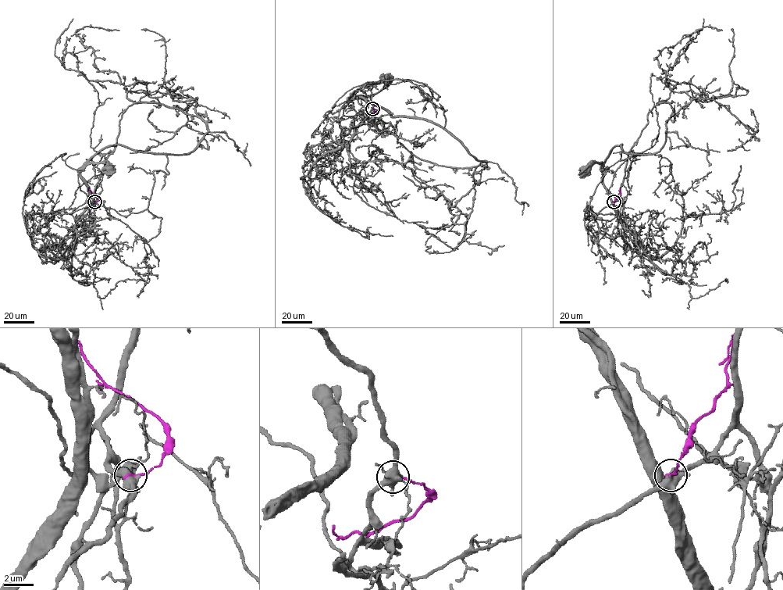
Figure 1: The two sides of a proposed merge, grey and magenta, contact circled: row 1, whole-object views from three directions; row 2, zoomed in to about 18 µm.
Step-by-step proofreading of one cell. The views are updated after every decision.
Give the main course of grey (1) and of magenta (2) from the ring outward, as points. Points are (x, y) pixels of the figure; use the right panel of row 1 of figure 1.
1: (613, 202), (621, 197), (622, 201), (618, 201), (603, 184), (600, 162), (594, 162), (585, 169)
2: (613, 202), (618, 191)

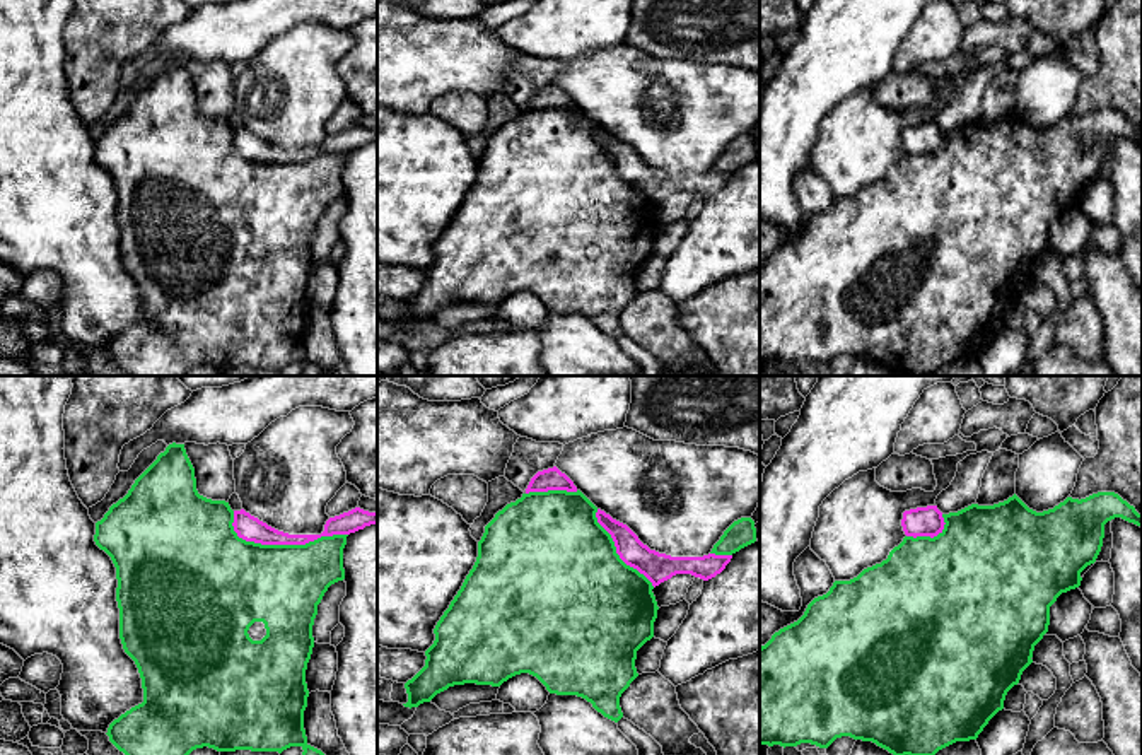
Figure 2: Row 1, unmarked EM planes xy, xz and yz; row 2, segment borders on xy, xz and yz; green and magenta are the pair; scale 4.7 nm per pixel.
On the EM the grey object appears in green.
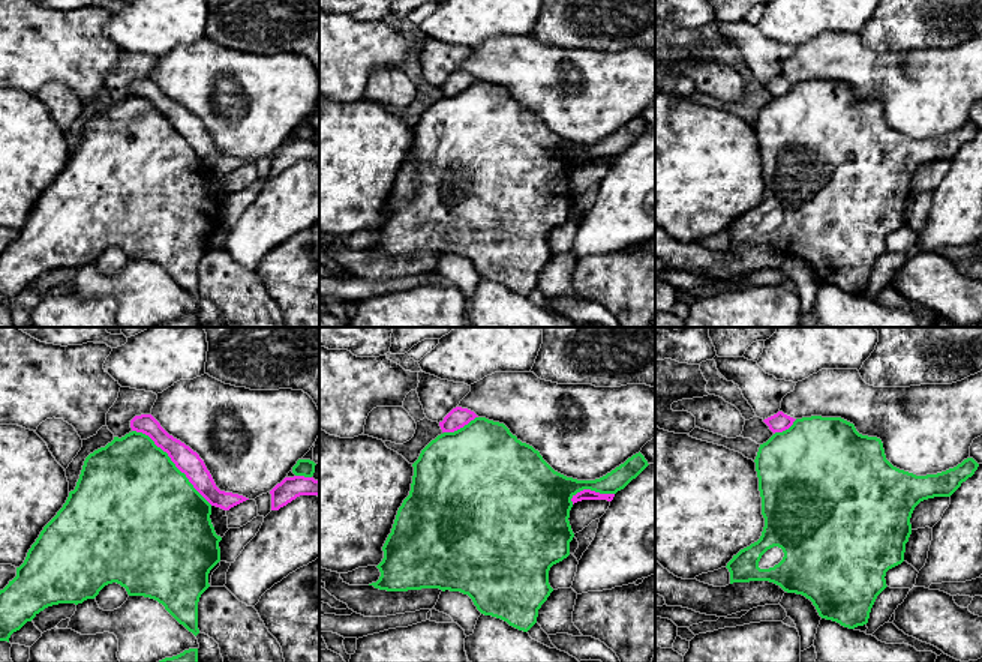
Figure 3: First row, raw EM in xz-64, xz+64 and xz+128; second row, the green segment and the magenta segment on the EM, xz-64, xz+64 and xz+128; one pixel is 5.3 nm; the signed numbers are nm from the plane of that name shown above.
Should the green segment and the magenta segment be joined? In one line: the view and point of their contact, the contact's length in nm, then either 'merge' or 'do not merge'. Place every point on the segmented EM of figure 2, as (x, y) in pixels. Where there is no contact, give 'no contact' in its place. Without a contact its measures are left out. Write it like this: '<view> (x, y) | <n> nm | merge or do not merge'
xy (287, 545) | 550 nm | do not merge

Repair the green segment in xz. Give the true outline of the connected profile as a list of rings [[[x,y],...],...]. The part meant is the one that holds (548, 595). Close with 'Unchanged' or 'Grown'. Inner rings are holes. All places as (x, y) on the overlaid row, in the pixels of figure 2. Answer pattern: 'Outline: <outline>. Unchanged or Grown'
Outline: [[[548,490],[522,494],[495,514],[478,541],[473,569],[434,629],[435,641],[425,651],[425,666],[405,683],[405,707],[430,702],[454,685],[500,687],[516,675],[529,673],[550,694],[582,697],[615,723],[623,717],[620,697],[638,676],[637,651],[654,637],[659,606],[652,582],[620,559],[596,512],[597,507],[580,490]]]. Unchanged

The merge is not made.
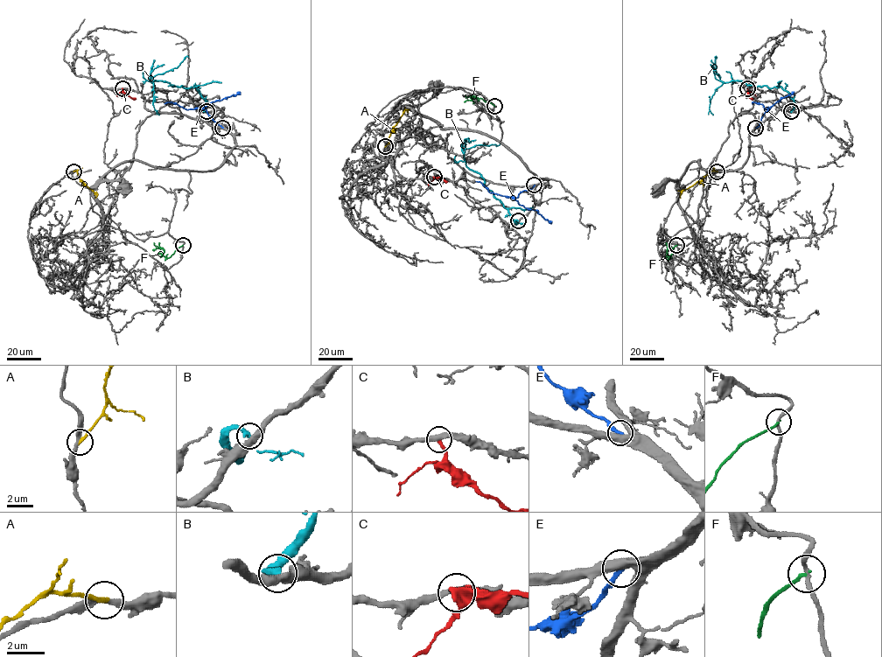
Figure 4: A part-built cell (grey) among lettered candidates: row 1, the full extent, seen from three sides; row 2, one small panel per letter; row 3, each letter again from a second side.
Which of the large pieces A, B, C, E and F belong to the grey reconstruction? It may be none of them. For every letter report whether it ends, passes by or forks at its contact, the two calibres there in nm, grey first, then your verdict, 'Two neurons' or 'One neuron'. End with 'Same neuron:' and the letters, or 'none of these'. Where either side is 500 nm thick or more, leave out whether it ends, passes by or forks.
A: It ends there. Thickness 280 nm (grey) against 240 nm. Two neurons
B: It ends there. Thickness 440 nm (grey) against 400 nm. Two neurons
C: It ends there. Thickness 360 nm (grey) against 240 nm. Two neurons
E: Thickness 500 nm (grey) against 240 nm. Two neurons
F: It ends there. Thickness 220 nm (grey) against 170 nm. Two neurons
Same neuron: none of these

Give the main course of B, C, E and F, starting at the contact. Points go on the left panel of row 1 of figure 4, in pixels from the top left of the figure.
B: (206, 111), (205, 100), (196, 87), (185, 88), (150, 80), (176, 68), (188, 57)
C: (122, 88), (136, 99)
E: (223, 128), (204, 107), (240, 92)
F: (183, 245), (168, 258), (162, 255), (162, 248), (154, 244)

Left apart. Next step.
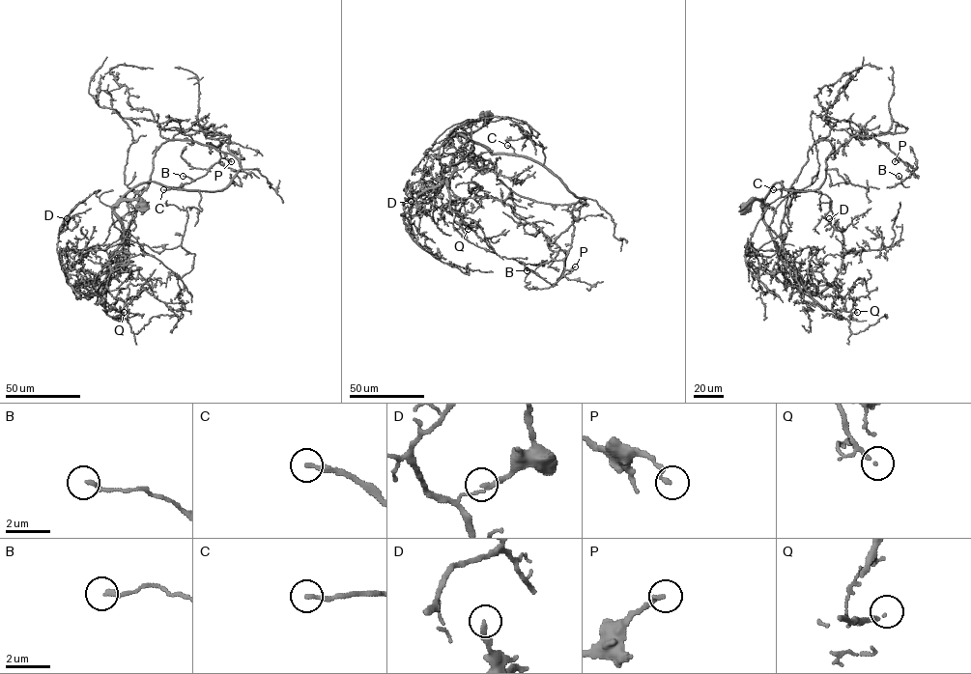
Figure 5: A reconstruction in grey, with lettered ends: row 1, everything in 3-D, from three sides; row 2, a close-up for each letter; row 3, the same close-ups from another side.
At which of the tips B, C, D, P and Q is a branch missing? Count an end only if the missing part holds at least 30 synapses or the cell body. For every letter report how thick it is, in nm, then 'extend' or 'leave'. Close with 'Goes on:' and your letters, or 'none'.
B: 200 nm | leave
C: 220 nm | extend
D: 190 nm | leave
P: 170 nm | leave
Q: 150 nm | extend
Goes on: C, Q

